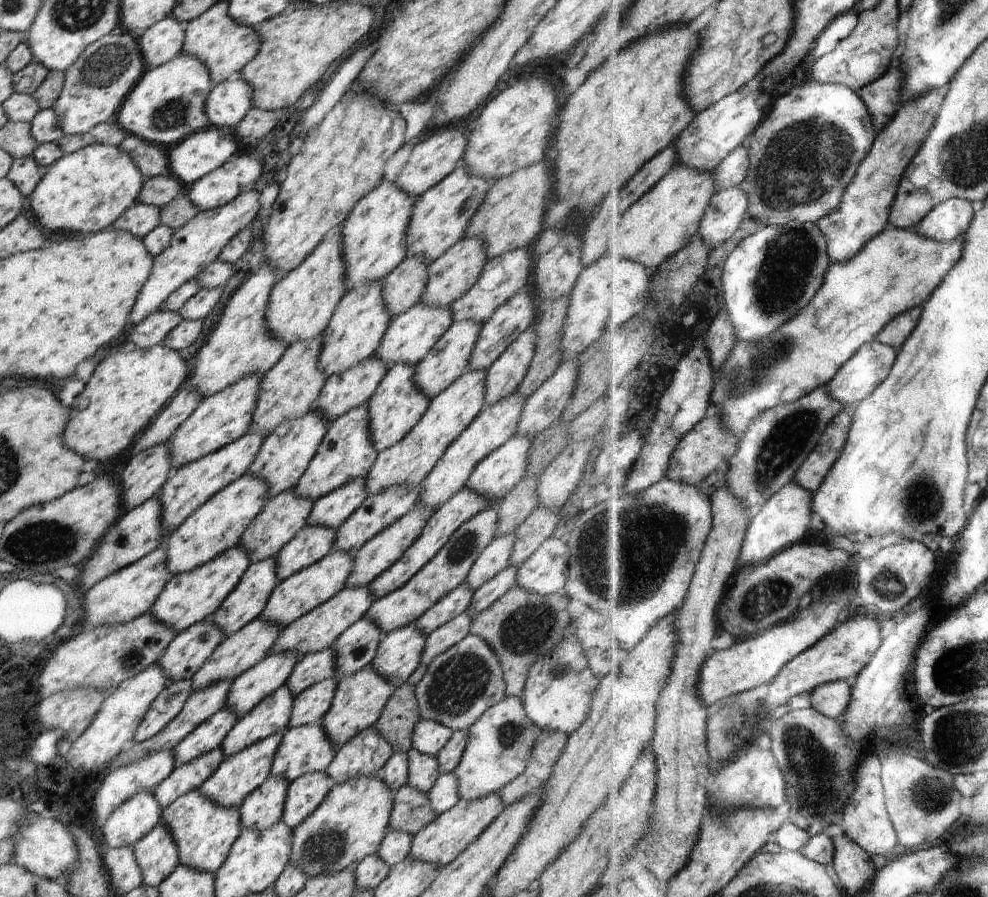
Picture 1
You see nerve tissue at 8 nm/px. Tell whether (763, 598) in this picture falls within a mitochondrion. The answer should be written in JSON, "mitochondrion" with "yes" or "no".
{"mitochondrion":"yes"}

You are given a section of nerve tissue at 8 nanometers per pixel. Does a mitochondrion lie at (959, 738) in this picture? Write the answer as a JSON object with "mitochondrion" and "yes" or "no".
{"mitochondrion":"yes"}

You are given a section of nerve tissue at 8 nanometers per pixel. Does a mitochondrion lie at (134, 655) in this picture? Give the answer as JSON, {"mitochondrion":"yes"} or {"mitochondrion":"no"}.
{"mitochondrion":"yes"}

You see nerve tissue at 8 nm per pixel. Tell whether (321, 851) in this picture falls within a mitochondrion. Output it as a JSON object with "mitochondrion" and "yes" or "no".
{"mitochondrion":"yes"}

